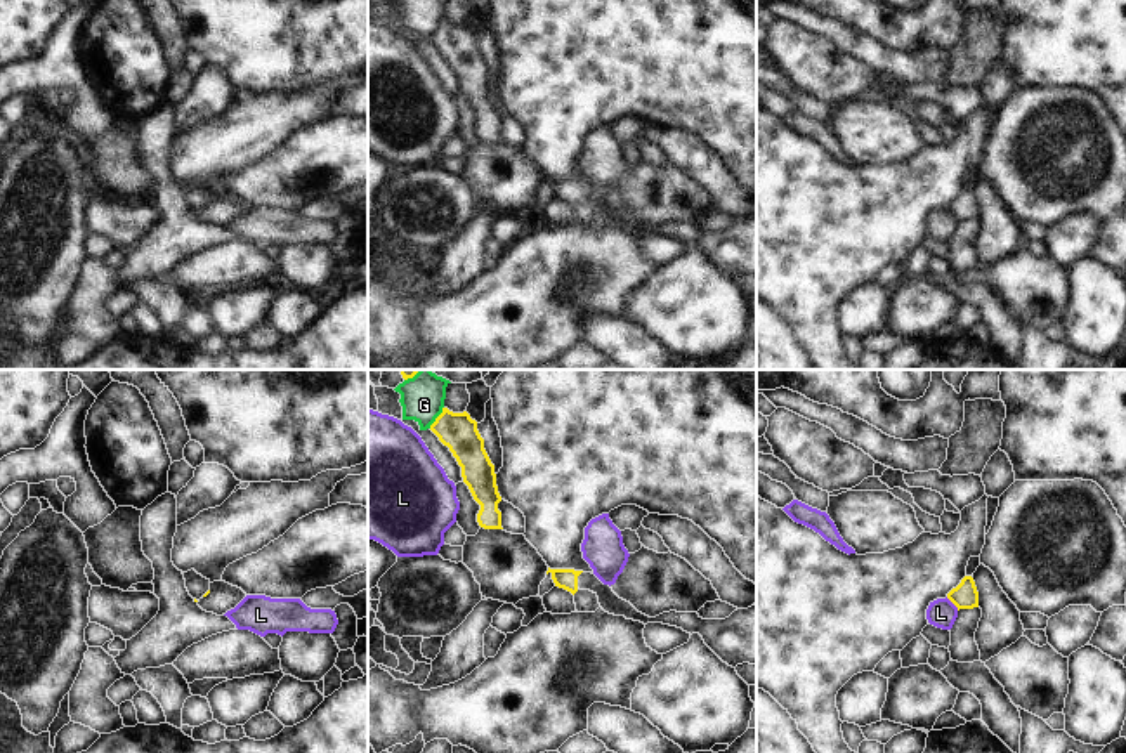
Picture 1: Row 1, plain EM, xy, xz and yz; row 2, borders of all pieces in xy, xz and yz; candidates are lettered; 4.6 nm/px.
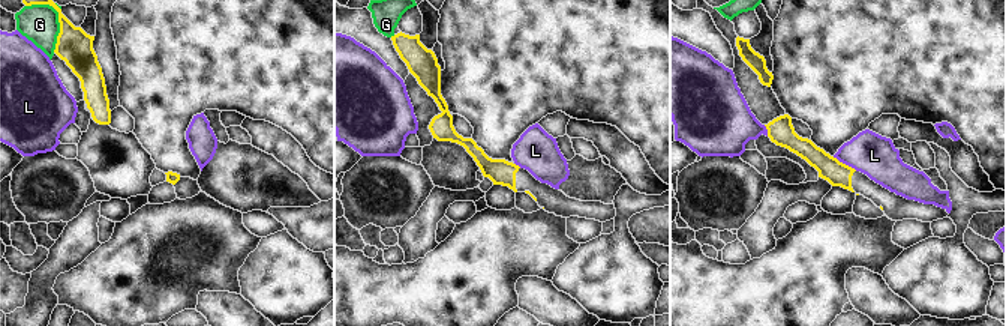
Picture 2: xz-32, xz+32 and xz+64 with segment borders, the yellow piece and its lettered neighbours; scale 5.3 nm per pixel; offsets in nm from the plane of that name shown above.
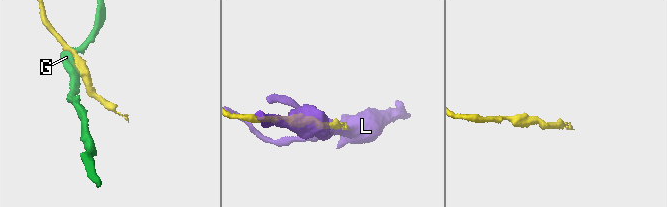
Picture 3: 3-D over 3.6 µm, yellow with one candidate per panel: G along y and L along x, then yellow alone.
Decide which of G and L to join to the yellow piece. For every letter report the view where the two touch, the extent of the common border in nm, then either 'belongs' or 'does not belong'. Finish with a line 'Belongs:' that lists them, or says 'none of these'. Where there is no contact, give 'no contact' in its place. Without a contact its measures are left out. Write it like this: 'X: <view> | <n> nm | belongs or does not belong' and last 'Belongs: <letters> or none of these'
G: xz | 120 nm | does not belong
L: yz | 90 nm | does not belong
Belongs: none of these

